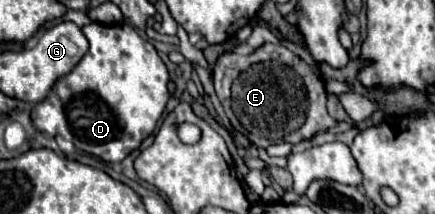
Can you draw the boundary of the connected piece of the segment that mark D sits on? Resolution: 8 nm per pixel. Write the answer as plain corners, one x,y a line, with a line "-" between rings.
89,23
81,27
83,35
89,41
89,51
83,55
79,65
65,77
61,77
49,97
35,105
31,119
39,131
49,135
61,135
75,143
79,151
101,157
103,161
123,161
131,151
135,151
145,137
149,137
169,101
169,73
165,63
157,55
155,47
145,41
131,25
103,25

